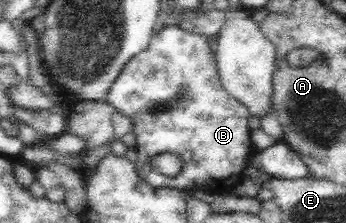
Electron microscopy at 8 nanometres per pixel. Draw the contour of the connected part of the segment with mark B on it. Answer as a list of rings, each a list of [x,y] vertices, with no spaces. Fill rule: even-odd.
[[[178,25],[164,26],[158,33],[151,37],[149,46],[142,52],[132,57],[130,61],[124,66],[124,69],[120,72],[120,75],[116,78],[116,81],[112,84],[110,92],[105,97],[104,102],[108,107],[111,107],[114,112],[121,113],[124,117],[127,117],[132,122],[132,135],[136,138],[136,144],[134,149],[137,151],[138,160],[134,163],[136,172],[140,179],[145,183],[148,183],[151,187],[174,187],[180,190],[188,190],[196,187],[206,187],[206,189],[212,194],[224,193],[228,189],[232,189],[232,186],[238,184],[244,178],[244,171],[251,165],[251,160],[259,151],[252,144],[252,137],[250,136],[251,128],[248,126],[248,120],[250,119],[250,110],[248,106],[244,105],[244,102],[230,96],[230,94],[222,86],[219,73],[217,72],[217,61],[214,51],[210,48],[207,40],[201,35],[191,29],[184,30]],[[160,153],[173,153],[180,162],[180,169],[176,171],[176,175],[162,175],[156,173],[156,171],[150,169],[150,159]]]

